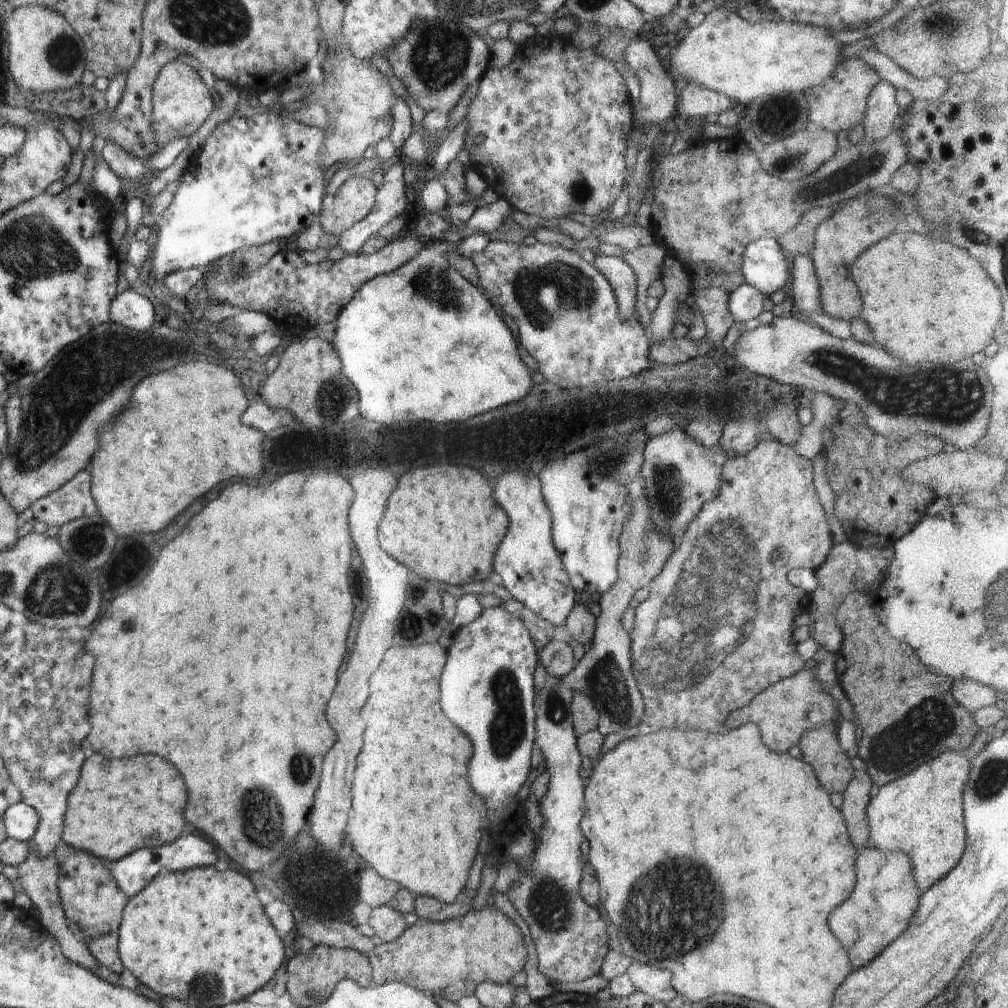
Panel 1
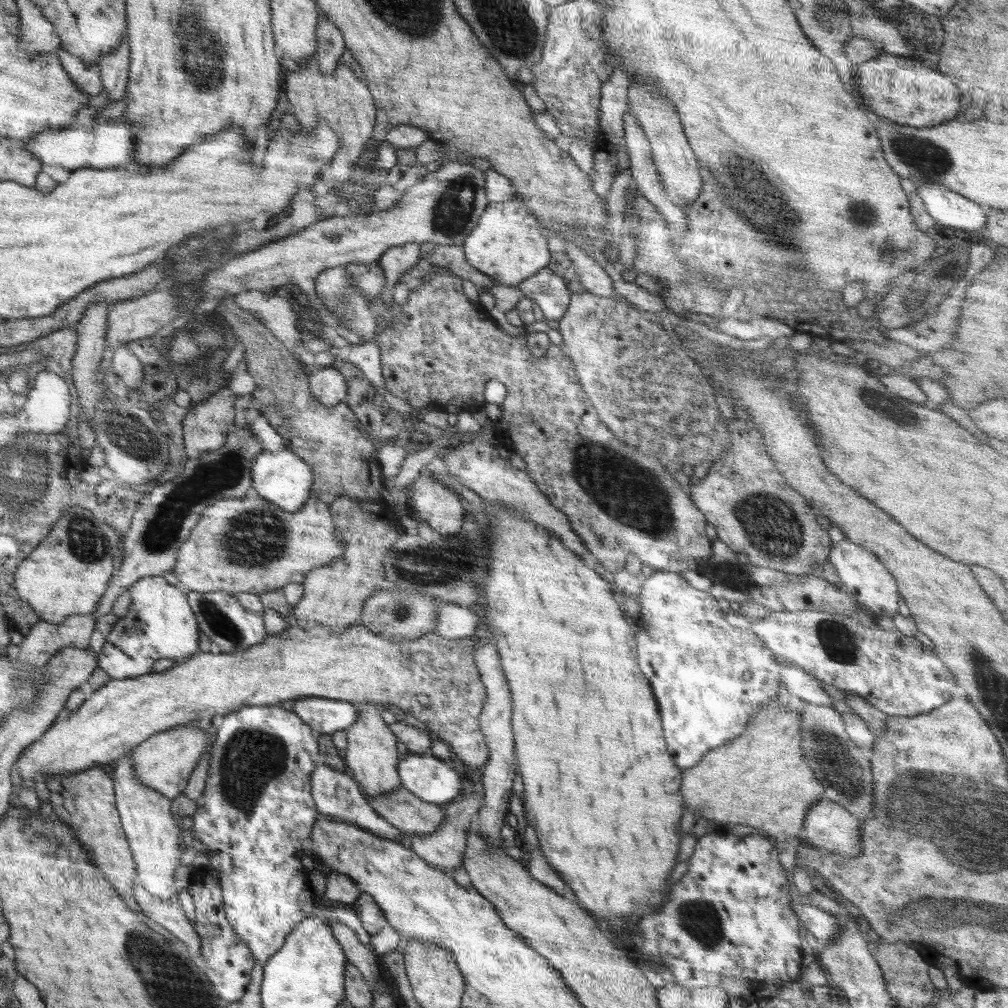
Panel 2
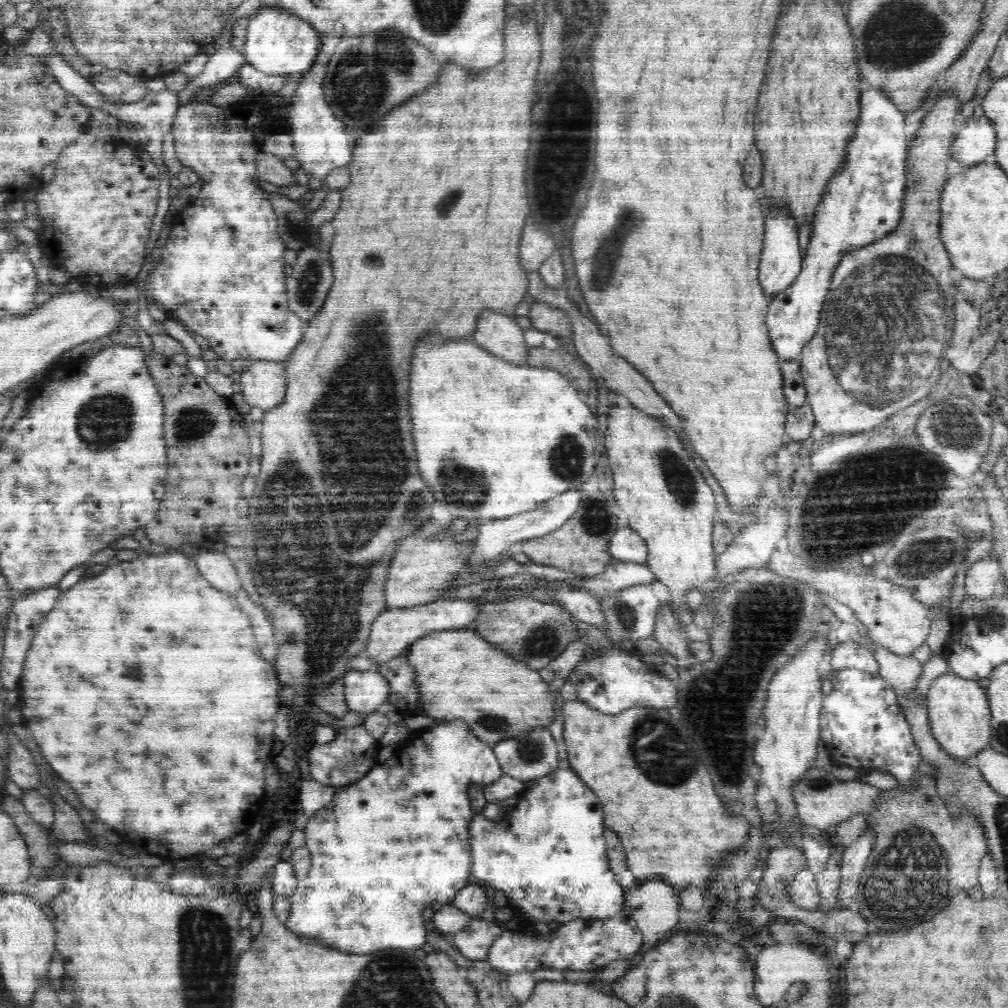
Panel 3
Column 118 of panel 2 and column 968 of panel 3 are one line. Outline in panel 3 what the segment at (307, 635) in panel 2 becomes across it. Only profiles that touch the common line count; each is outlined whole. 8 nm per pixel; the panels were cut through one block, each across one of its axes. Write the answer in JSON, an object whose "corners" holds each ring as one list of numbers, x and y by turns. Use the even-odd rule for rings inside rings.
{"corners":[[951,672,939,676,926,694,926,708,932,736,951,758,971,761,989,746,992,737,991,710,986,689,977,681]]}

